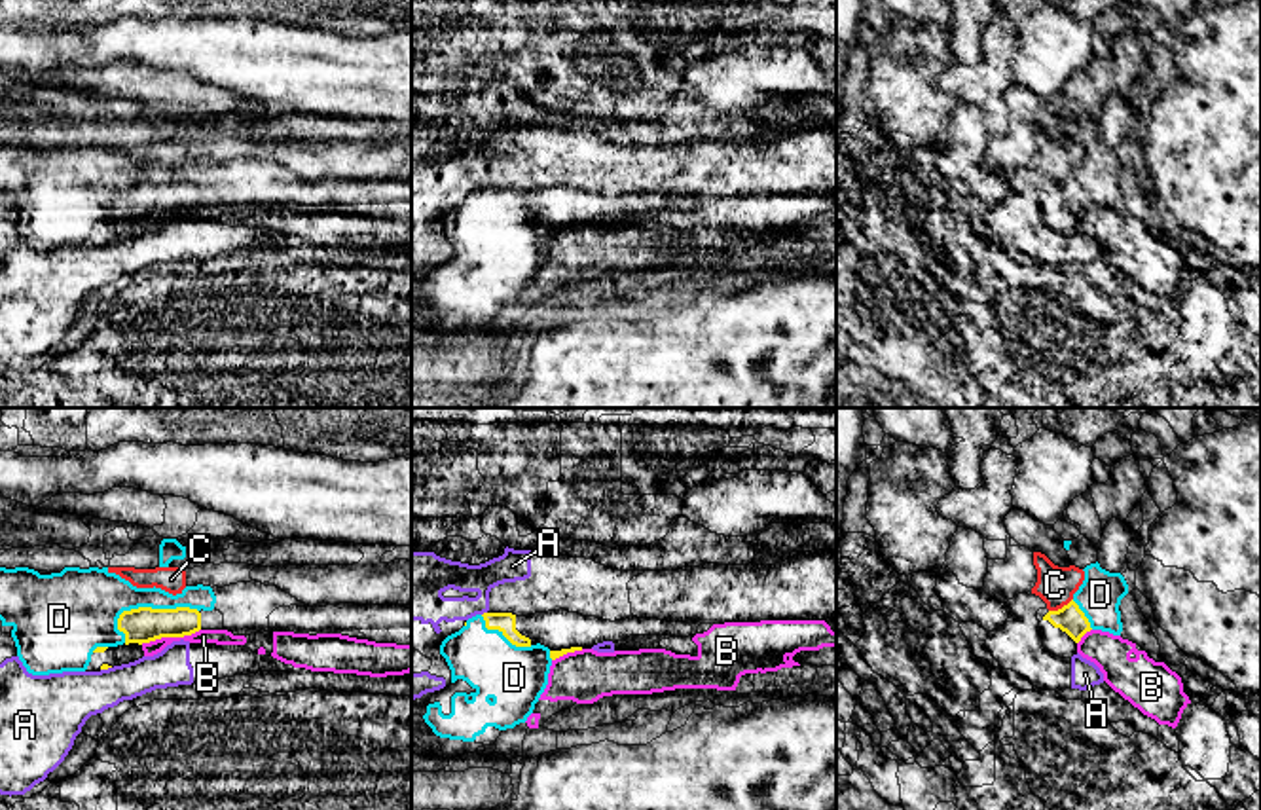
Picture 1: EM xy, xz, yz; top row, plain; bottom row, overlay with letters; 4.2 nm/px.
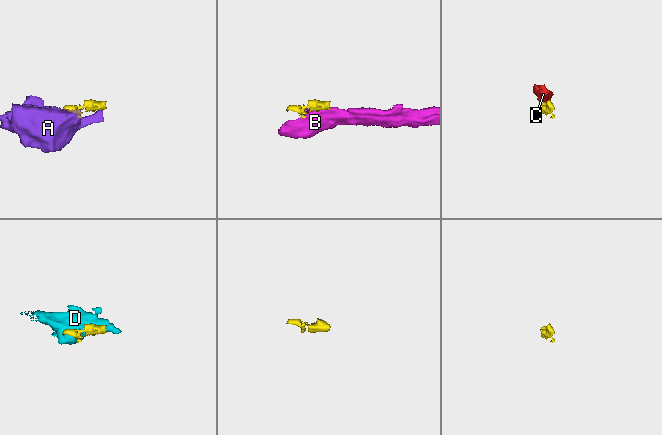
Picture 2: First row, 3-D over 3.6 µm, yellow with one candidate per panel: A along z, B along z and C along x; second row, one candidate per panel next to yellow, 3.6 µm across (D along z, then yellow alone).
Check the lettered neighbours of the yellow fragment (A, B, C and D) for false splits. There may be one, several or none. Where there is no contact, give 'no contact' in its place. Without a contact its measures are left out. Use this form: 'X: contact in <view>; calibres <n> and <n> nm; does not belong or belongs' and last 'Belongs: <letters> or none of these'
A: contact in xz; calibres 90 and 150 nm; does not belong
B: contact in xy; calibres 150 and 60 nm; does not belong
C: contact in yz; calibres 120 and 160 nm; does not belong
D: contact in xy; calibres 150 and 260 nm; belongs
Belongs: D

